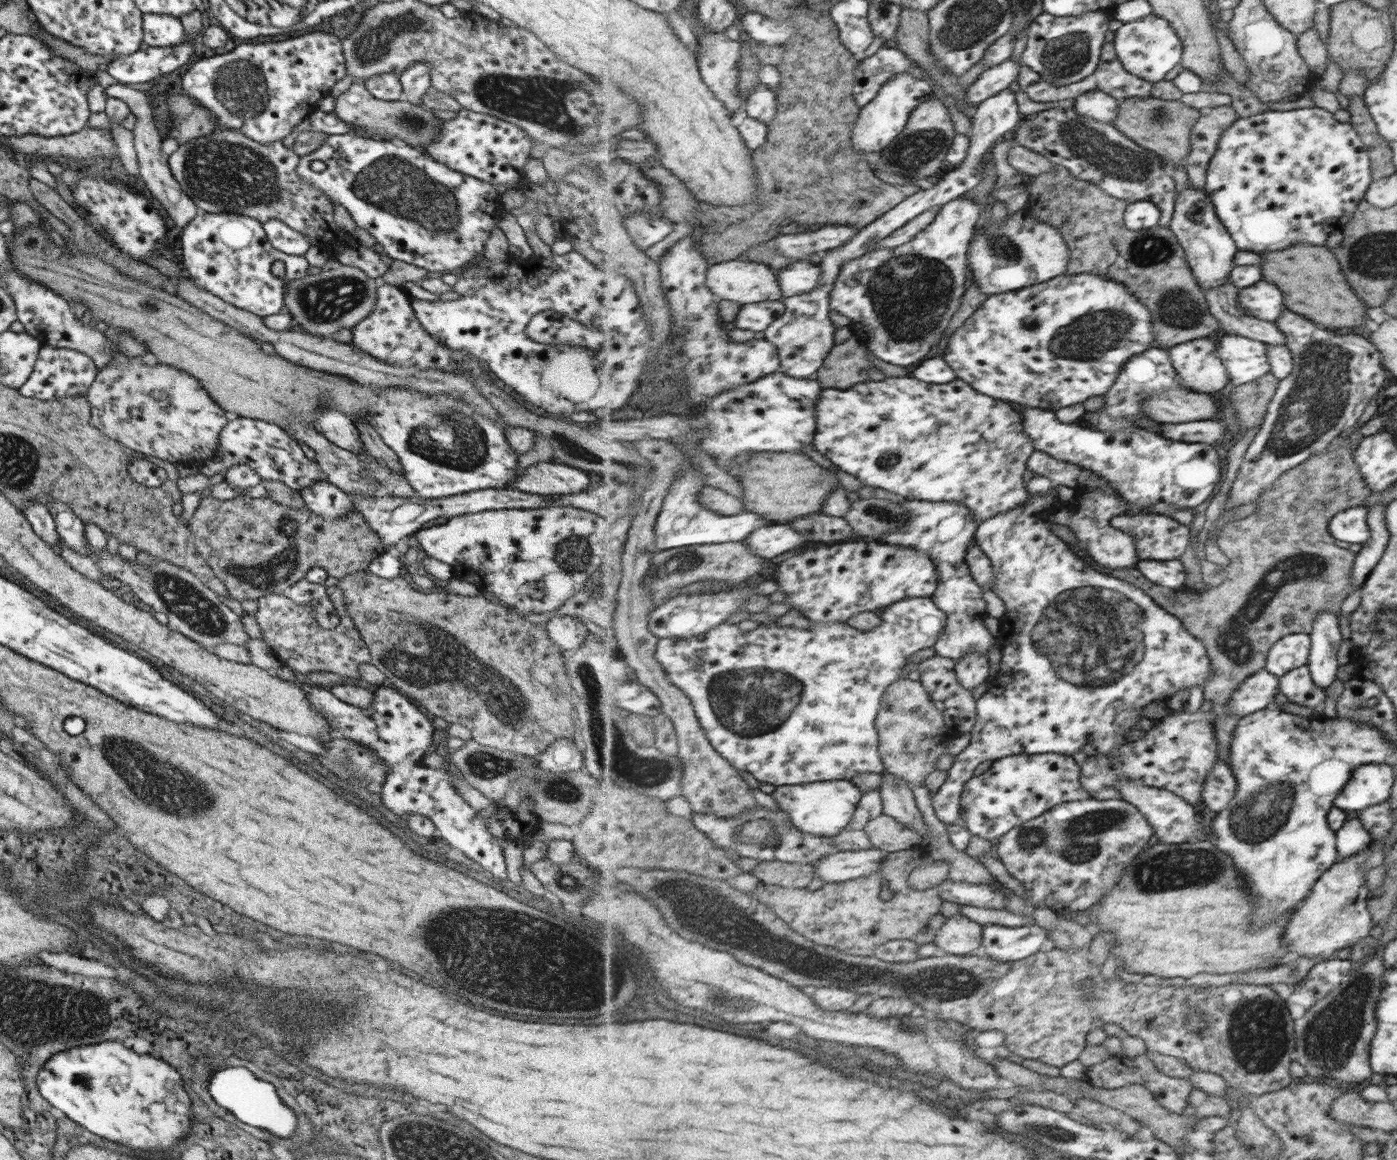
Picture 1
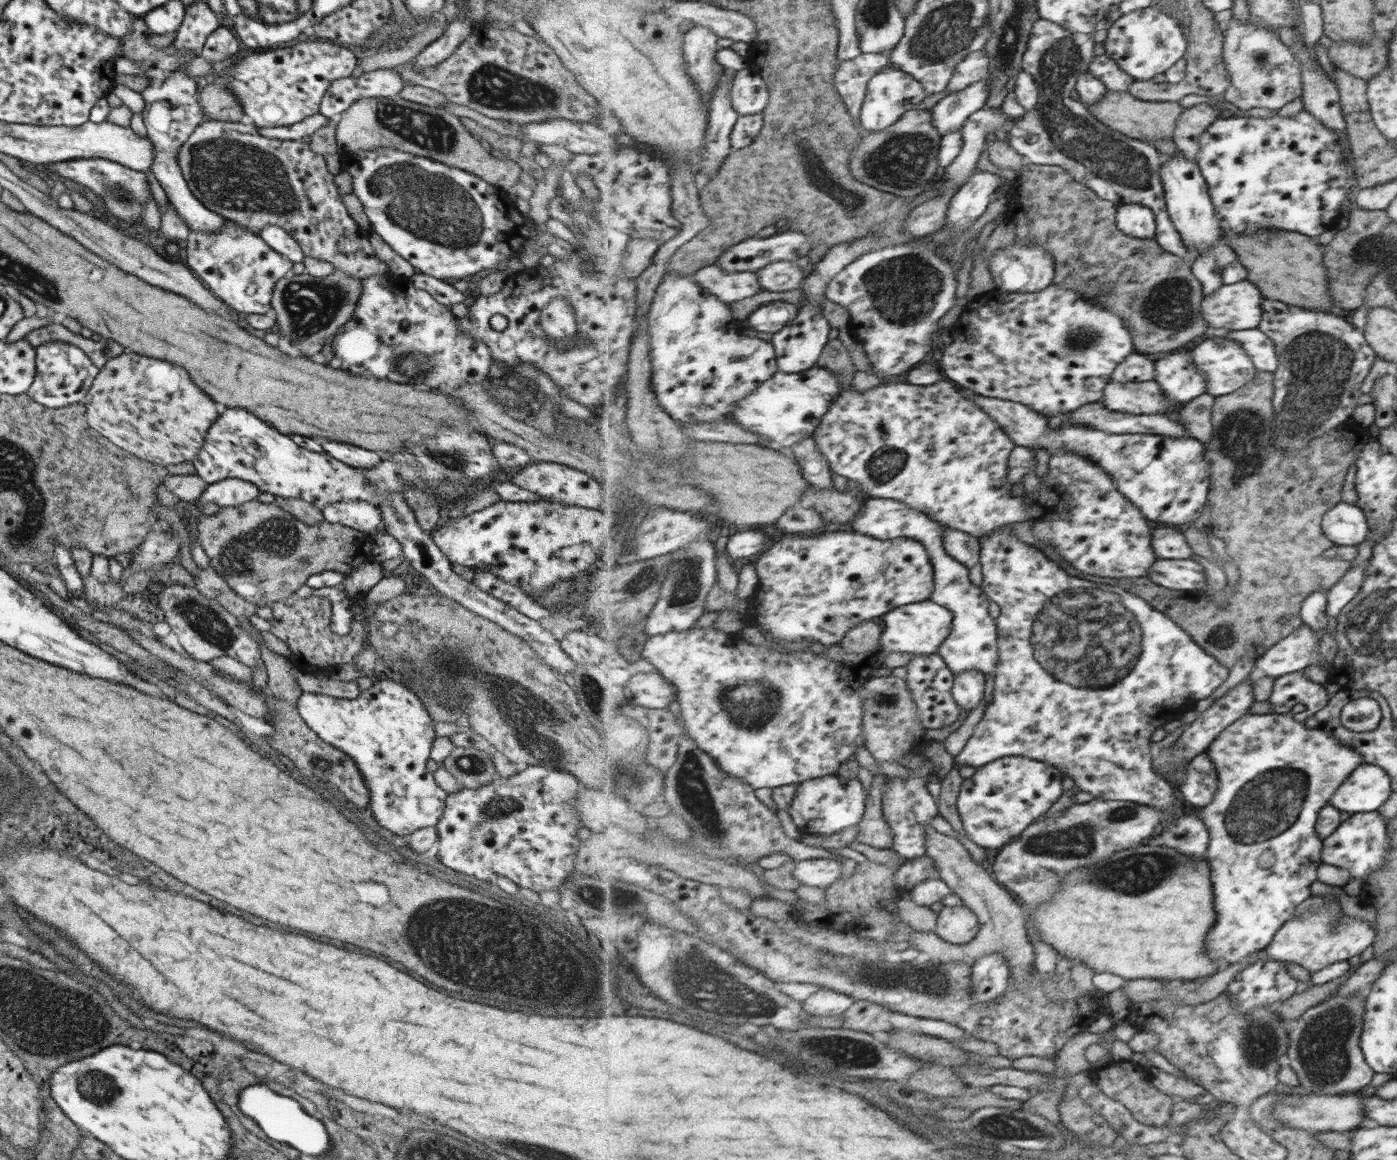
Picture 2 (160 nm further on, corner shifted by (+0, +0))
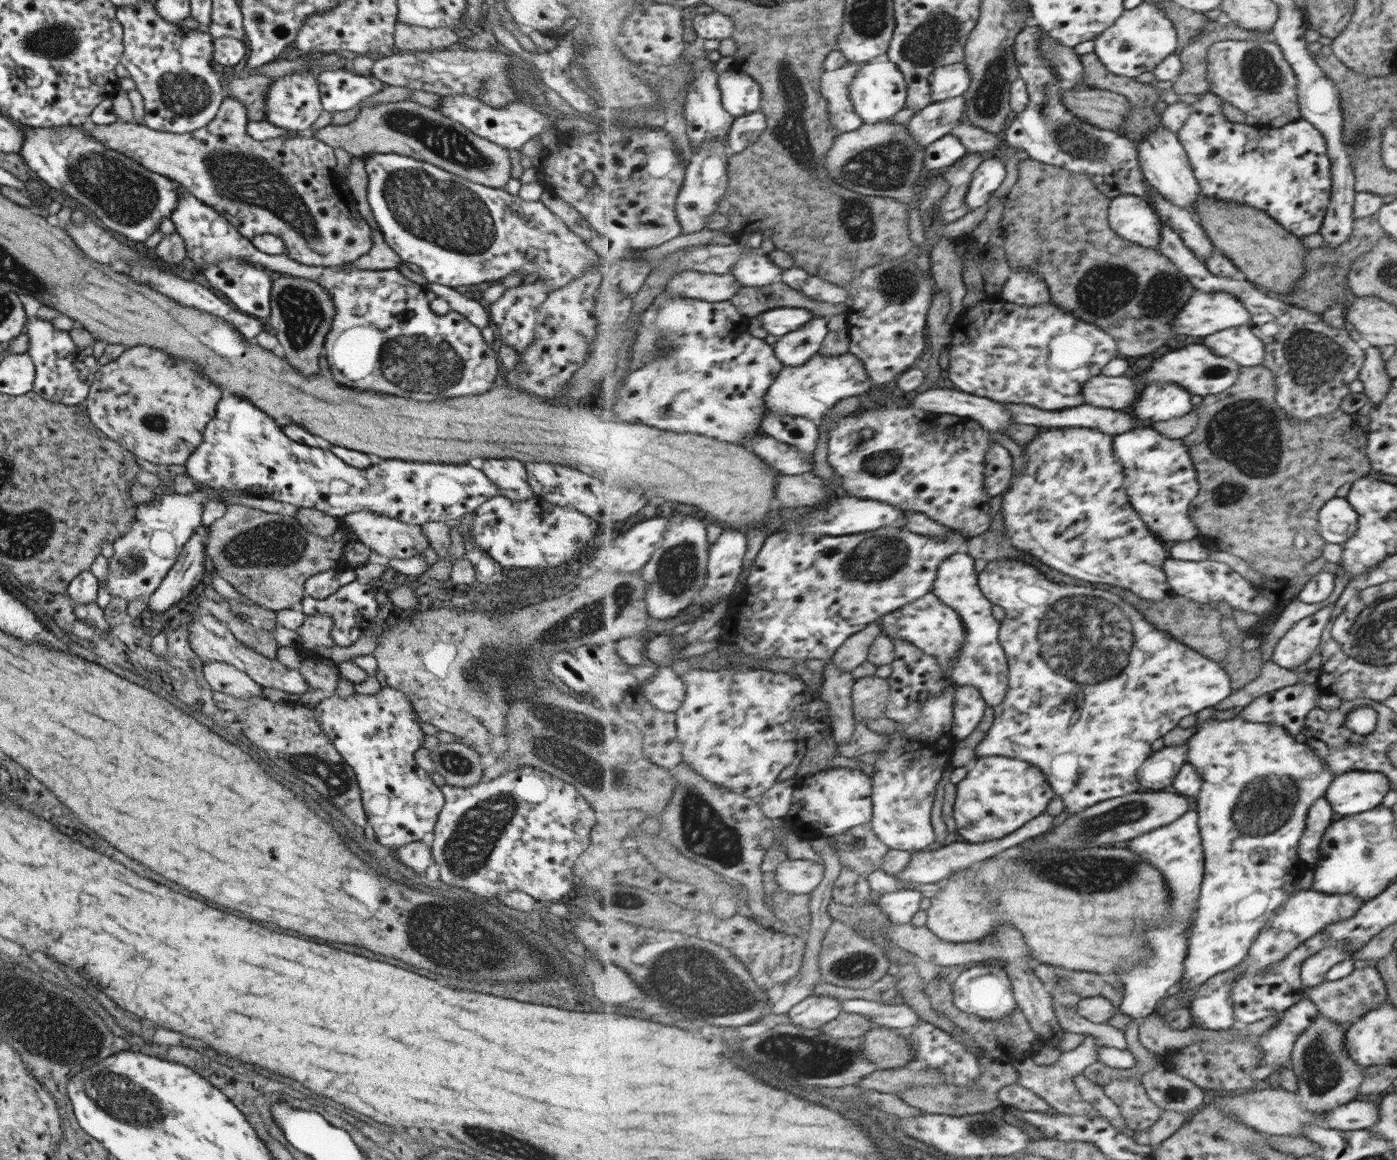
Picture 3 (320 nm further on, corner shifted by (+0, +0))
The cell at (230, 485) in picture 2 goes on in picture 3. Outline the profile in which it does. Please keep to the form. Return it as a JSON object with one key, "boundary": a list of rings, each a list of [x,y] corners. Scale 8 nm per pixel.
{"boundary":[[[207,487],[187,495],[155,495],[149,503],[135,504],[134,521],[128,531],[111,542],[113,553],[108,558],[104,578],[104,587],[110,596],[119,596],[127,603],[131,600],[147,600],[159,586],[169,567],[173,566],[193,529],[201,524],[202,504],[217,501],[227,504],[221,498],[221,490]]]}

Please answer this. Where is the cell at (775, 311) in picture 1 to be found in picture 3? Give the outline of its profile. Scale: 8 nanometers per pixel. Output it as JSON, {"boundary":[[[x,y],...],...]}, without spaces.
{"boundary":[[[774,308],[761,314],[763,326],[773,336],[786,336],[816,318],[808,308]]]}

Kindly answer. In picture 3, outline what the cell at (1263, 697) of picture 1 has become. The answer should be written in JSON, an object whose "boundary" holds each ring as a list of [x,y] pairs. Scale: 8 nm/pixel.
{"boundary":[[[1189,742],[1180,747],[1168,747],[1155,751],[1139,770],[1139,781],[1144,788],[1161,790],[1169,786],[1188,763]]]}

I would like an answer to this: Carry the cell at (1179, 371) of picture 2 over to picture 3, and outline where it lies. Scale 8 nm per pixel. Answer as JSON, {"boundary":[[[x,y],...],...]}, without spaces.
{"boundary":[[[1154,382],[1143,387],[1143,392],[1127,411],[1138,418],[1141,426],[1153,426],[1194,410],[1191,395],[1192,392],[1180,384]]]}

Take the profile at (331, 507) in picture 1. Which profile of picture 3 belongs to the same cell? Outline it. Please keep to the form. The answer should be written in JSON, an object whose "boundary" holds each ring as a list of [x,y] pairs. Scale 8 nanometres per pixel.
{"boundary":[[[360,510],[359,512],[350,512],[338,519],[354,530],[359,542],[385,558],[400,558],[401,560],[411,558],[419,555],[429,545],[420,525],[405,524],[395,517],[389,518],[375,512]]]}

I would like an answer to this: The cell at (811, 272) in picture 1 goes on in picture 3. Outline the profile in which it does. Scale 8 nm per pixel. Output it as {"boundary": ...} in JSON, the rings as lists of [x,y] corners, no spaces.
{"boundary":[[[745,254],[732,269],[743,288],[752,289],[783,282],[783,269],[775,266],[767,255]]]}

